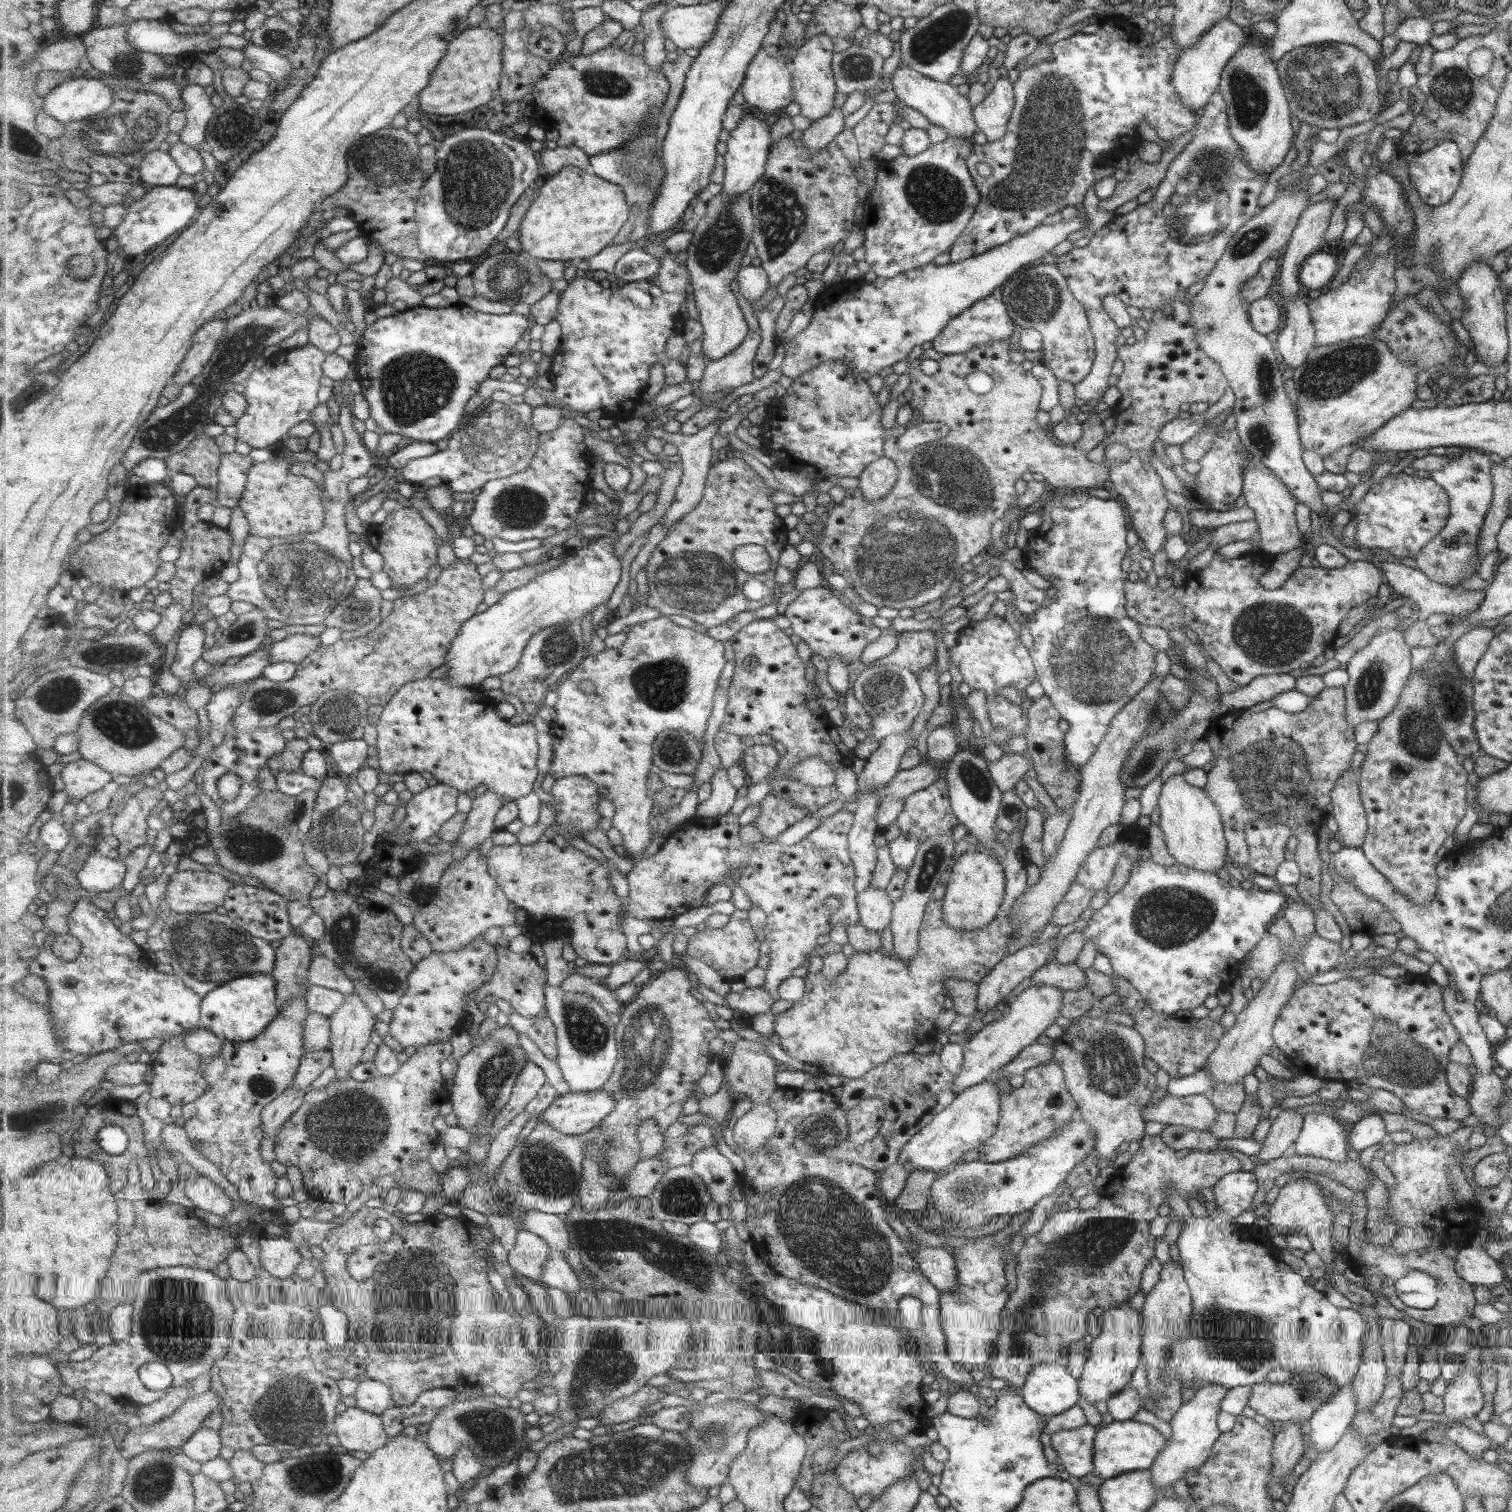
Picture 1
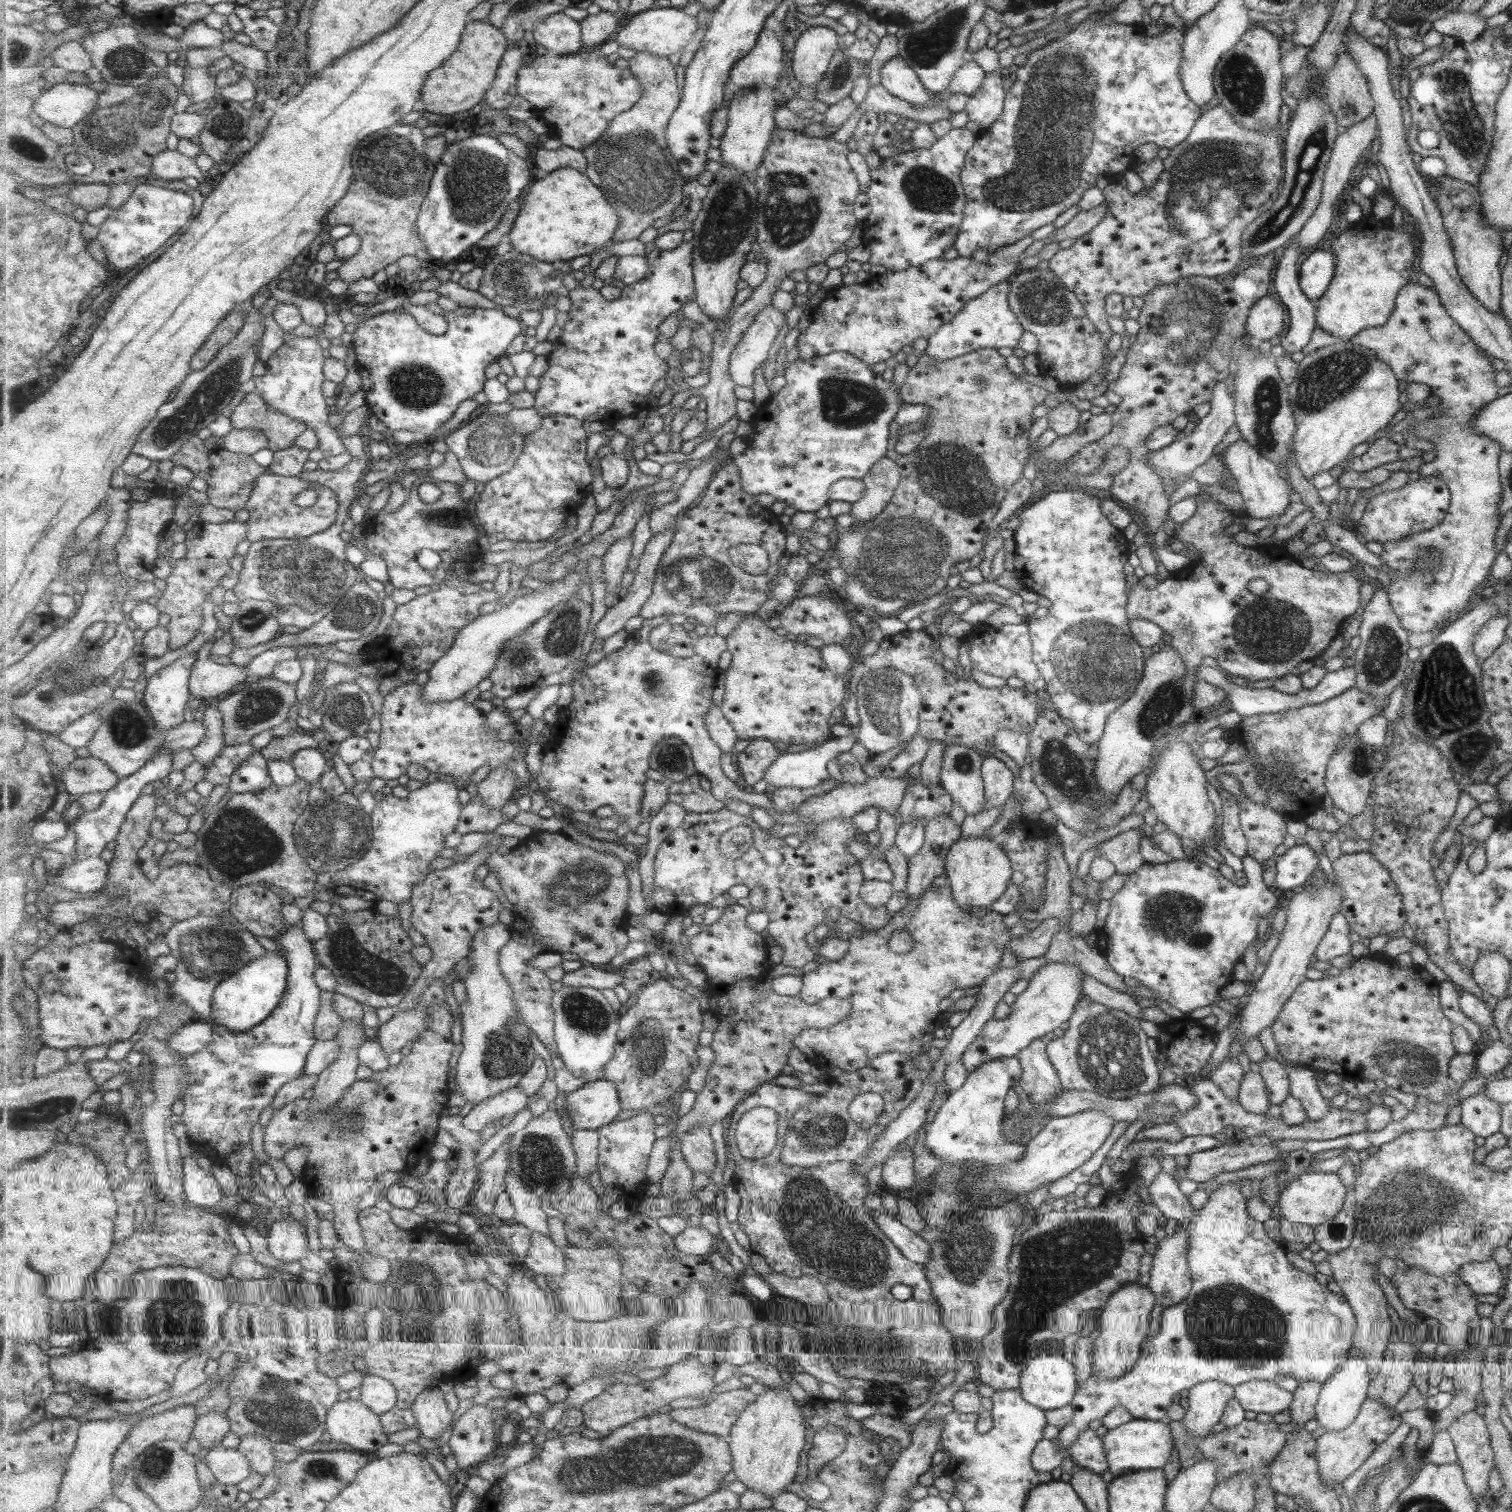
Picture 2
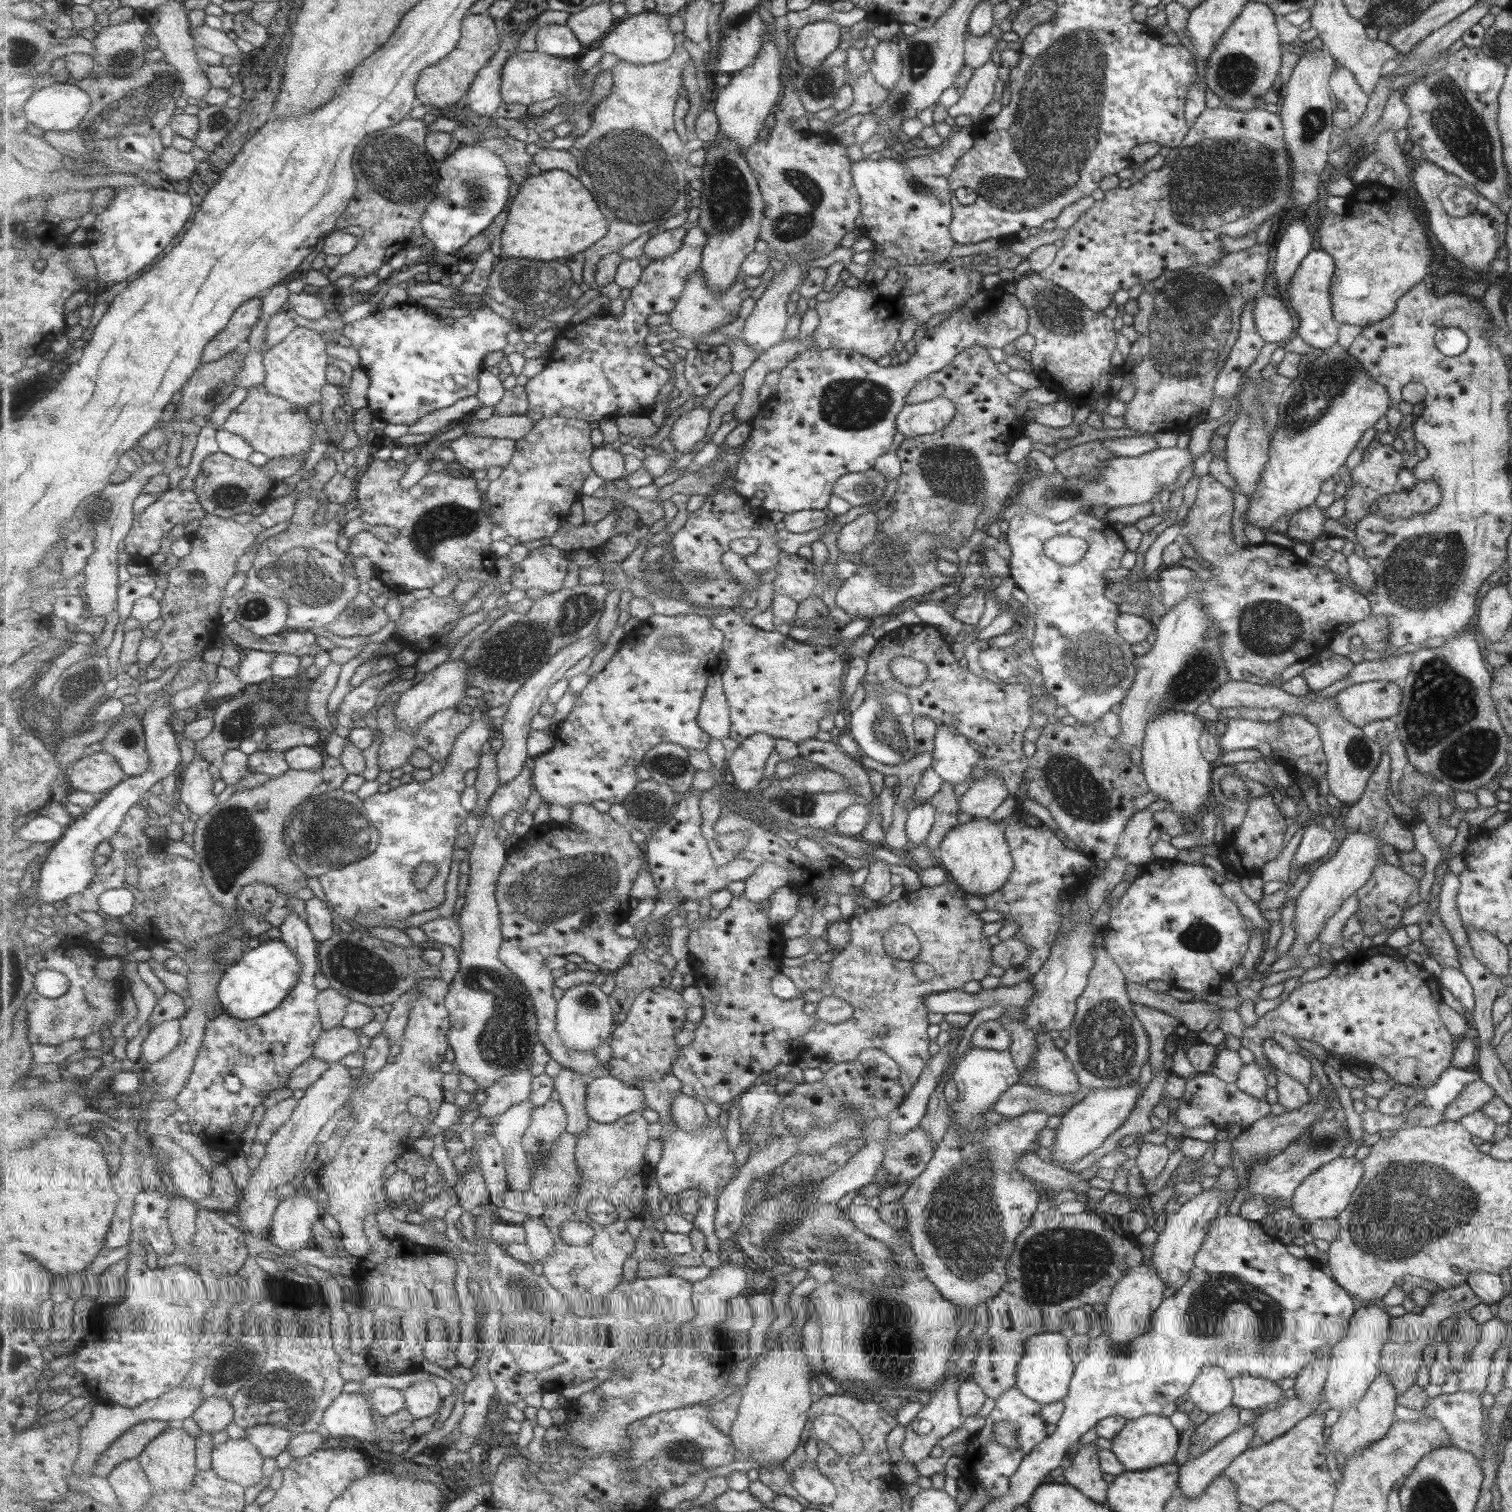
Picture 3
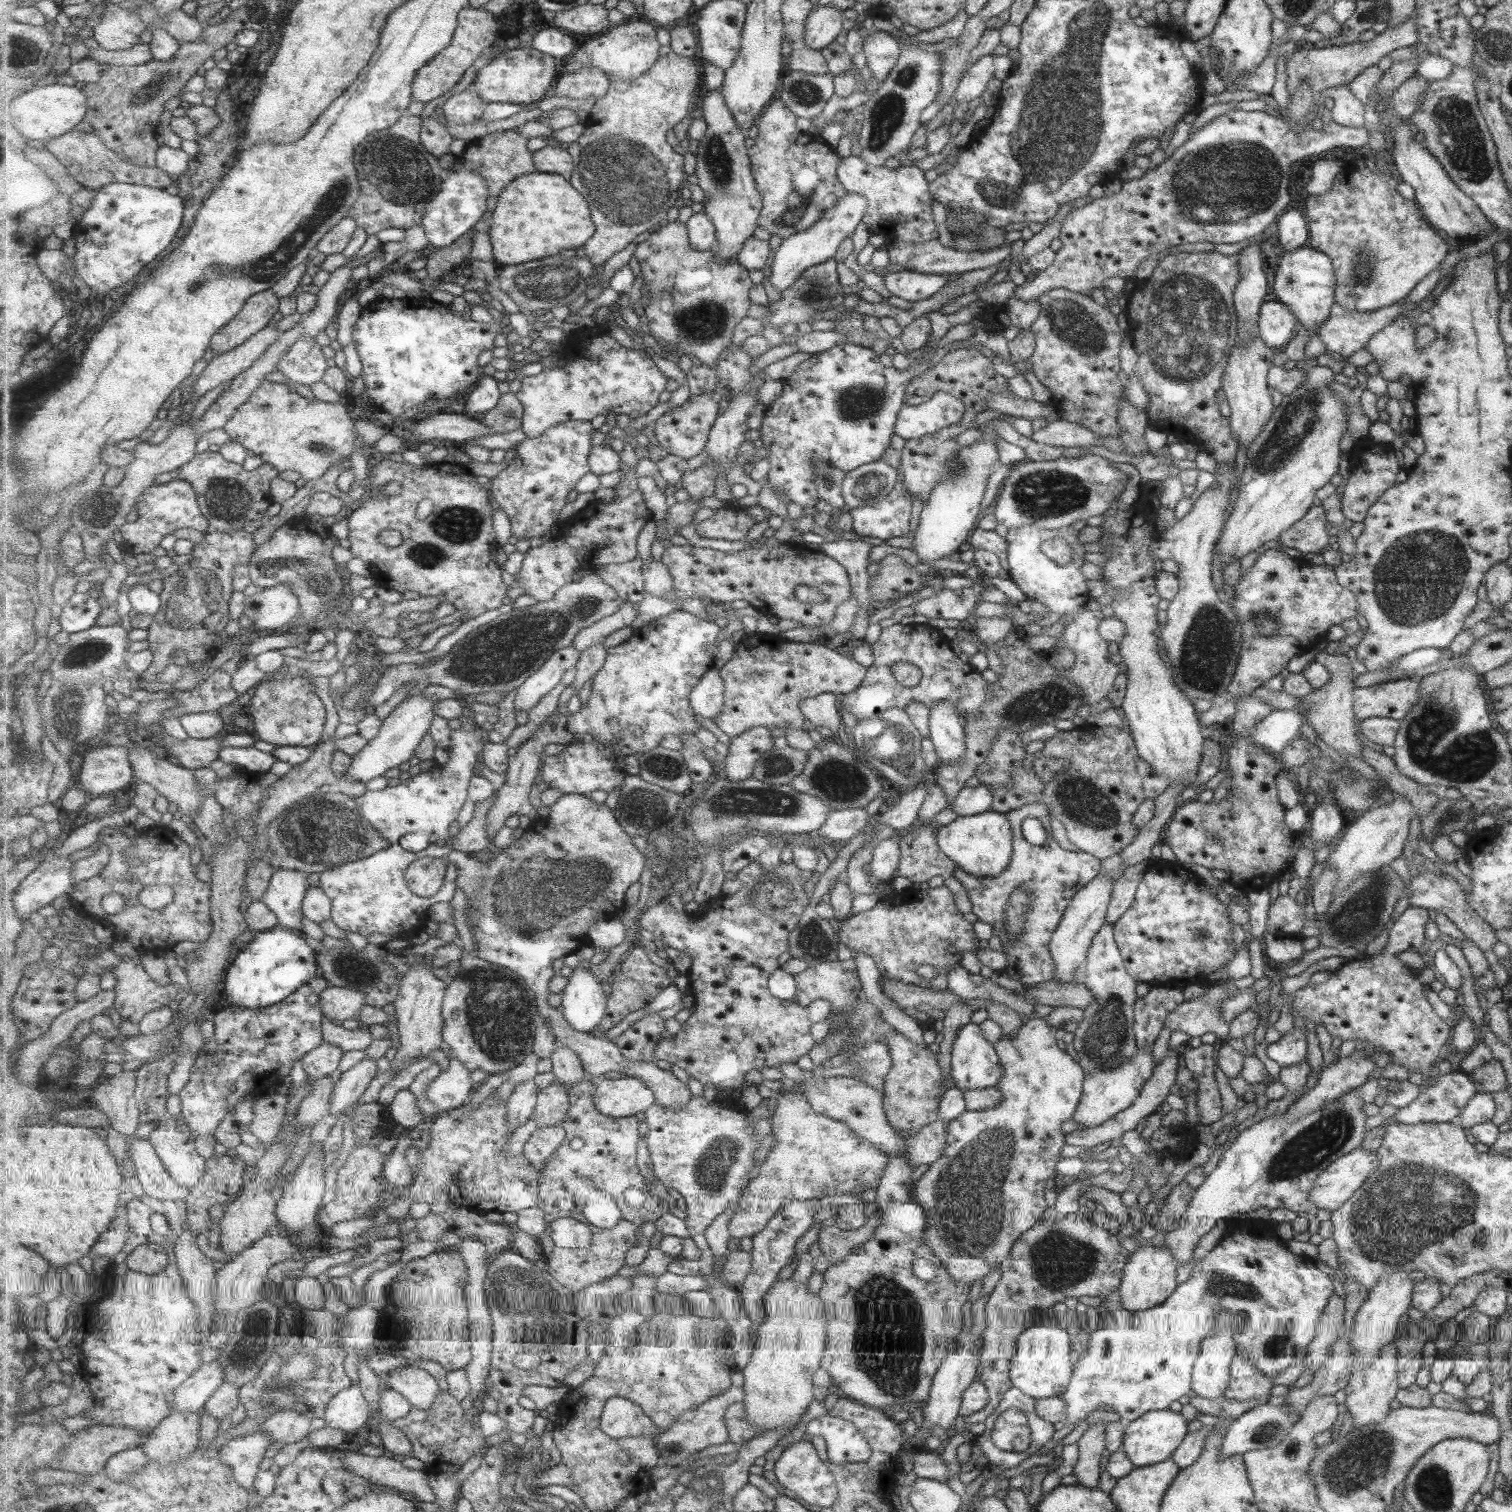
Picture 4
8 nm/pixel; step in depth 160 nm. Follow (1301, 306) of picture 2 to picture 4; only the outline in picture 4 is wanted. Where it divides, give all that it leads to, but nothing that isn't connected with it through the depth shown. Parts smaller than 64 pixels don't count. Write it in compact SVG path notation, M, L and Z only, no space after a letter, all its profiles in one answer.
M1287 209L1276 220L1277 236L1285 253L1303 247L1308 235L1306 219L1295 209Z

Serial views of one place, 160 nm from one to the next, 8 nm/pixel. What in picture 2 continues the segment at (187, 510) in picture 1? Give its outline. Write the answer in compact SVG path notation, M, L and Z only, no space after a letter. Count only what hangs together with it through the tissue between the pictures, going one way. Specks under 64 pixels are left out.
M193 520L186 527L185 544L187 555L172 562L172 573L165 579L166 587L159 595L159 610L170 616L167 625L170 632L170 650L179 650L187 646L203 626L203 604L213 588L220 585L224 578L235 567L237 546L248 540L248 522L229 521L221 524L205 523Z

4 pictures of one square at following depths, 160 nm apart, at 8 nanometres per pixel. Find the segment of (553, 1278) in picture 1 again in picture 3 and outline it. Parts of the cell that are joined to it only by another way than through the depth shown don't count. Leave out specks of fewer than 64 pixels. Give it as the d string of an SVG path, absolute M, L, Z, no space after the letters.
M528 1215L522 1225L526 1229L526 1247L530 1250L534 1262L542 1265L549 1256L555 1254L553 1234L542 1217Z

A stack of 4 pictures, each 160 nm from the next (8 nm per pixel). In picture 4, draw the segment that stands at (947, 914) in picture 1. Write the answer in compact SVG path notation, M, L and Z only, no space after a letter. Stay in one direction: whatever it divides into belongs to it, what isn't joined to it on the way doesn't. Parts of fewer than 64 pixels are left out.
M988 810L973 816L961 816L946 826L936 827L940 851L973 878L995 878L1008 866L1012 856L1012 830L1003 813Z

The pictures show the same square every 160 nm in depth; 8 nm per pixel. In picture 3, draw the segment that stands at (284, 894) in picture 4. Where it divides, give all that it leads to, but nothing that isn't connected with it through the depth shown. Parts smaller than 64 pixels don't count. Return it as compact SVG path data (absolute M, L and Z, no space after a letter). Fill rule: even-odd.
M291 910L279 930L281 941L285 941L302 960L304 968L302 968L302 975L299 978L300 983L292 990L288 998L271 1013L259 1018L243 1020L231 1013L221 1011L217 1018L210 1021L207 1037L203 1041L195 1068L185 1088L175 1098L180 1110L188 1116L187 1123L195 1135L199 1135L200 1132L209 1132L209 1124L211 1124L211 1132L219 1132L217 1136L221 1136L221 1140L237 1144L239 1140L242 1140L242 1134L252 1120L253 1110L261 1107L261 1102L269 1096L271 1090L288 1086L293 1071L315 1054L315 1046L323 1035L324 1024L320 1017L320 1005L317 1004L317 997L321 990L316 987L316 975L320 973L319 962L317 962L319 958L312 928L307 921L297 915L297 912ZM231 1074L241 1080L241 1089L236 1093L225 1089L225 1078Z

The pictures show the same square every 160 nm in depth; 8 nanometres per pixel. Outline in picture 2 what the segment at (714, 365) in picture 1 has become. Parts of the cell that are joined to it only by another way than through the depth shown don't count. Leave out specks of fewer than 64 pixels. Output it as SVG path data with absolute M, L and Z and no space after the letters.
M773 304L759 312L753 325L748 329L735 353L732 355L732 377L739 386L753 386L755 370L768 360L779 333L787 325L785 312Z

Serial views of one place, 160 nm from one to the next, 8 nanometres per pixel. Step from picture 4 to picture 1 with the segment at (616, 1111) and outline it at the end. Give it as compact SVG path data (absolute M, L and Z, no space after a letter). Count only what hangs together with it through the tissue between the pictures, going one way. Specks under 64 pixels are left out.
M605 1089L591 1092L570 1090L559 1096L539 1119L547 1121L559 1132L582 1135L599 1127L616 1106L616 1098Z

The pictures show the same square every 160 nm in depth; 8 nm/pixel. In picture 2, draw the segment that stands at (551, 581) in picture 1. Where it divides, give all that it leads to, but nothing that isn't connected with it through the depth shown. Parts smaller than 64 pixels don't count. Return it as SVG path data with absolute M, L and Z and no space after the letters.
M577 572L568 576L556 585L540 591L532 591L531 595L518 594L513 602L505 607L497 607L491 614L481 615L460 630L453 646L447 654L440 658L429 670L429 680L424 684L420 698L430 702L449 702L463 698L467 692L479 686L485 678L490 678L495 670L496 660L503 650L505 643L513 637L524 633L537 620L543 618L557 604L578 595L583 577Z

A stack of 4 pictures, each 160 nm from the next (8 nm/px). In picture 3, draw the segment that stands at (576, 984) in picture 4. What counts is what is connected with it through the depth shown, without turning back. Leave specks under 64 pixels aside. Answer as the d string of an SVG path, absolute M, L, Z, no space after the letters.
M591 983L580 984L565 991L558 1002L557 1032L570 1049L594 1051L605 1040L611 1040L616 1022L610 999L610 995Z

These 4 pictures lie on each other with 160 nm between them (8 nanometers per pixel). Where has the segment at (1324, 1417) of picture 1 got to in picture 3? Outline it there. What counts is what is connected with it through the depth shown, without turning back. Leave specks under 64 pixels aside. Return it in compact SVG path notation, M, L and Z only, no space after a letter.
M1377 1306L1360 1307L1359 1310L1353 1312L1342 1339L1330 1348L1329 1369L1327 1369L1327 1377L1322 1388L1325 1397L1323 1408L1341 1410L1353 1404L1375 1379L1378 1374L1379 1353L1383 1344L1388 1341L1391 1319L1391 1315Z

